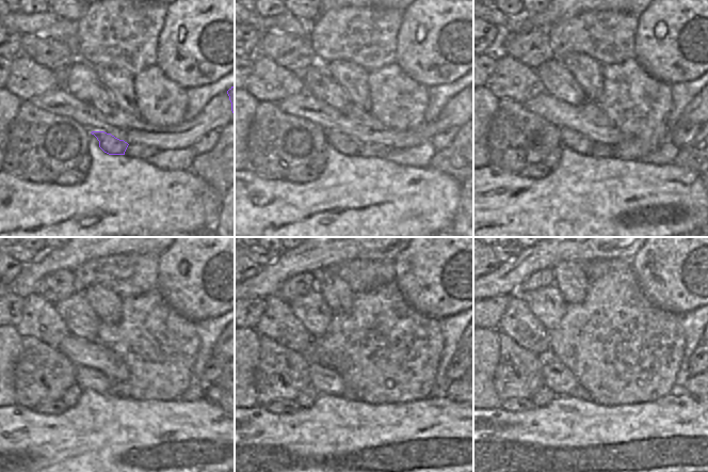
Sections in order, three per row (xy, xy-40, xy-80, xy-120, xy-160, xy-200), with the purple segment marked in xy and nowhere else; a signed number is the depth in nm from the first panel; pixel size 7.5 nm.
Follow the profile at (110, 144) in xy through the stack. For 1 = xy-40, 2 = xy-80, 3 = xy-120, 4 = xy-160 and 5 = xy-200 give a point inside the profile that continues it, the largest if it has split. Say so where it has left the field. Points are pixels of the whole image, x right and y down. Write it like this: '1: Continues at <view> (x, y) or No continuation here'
1: Continues at xy-40 (344, 144)
2: Continues at xy-80 (568, 138)
3: Continues at xy-120 (86, 378)
4: Continues at xy-160 (324, 380)
5: Continues at xy-200 (556, 376)

